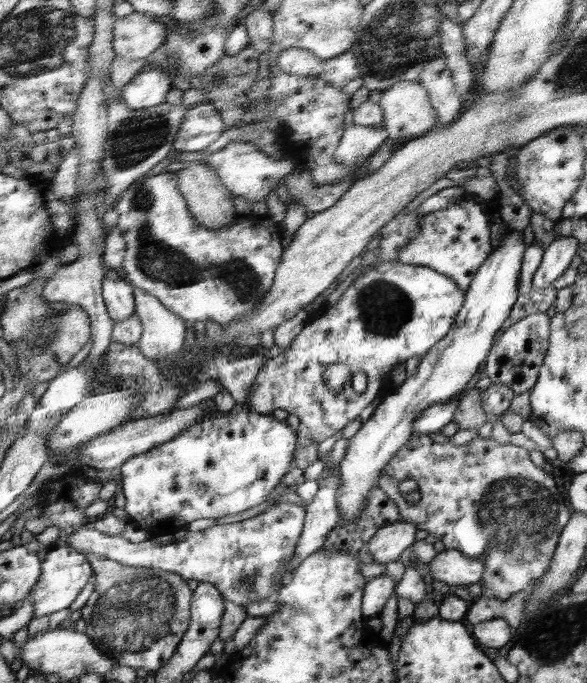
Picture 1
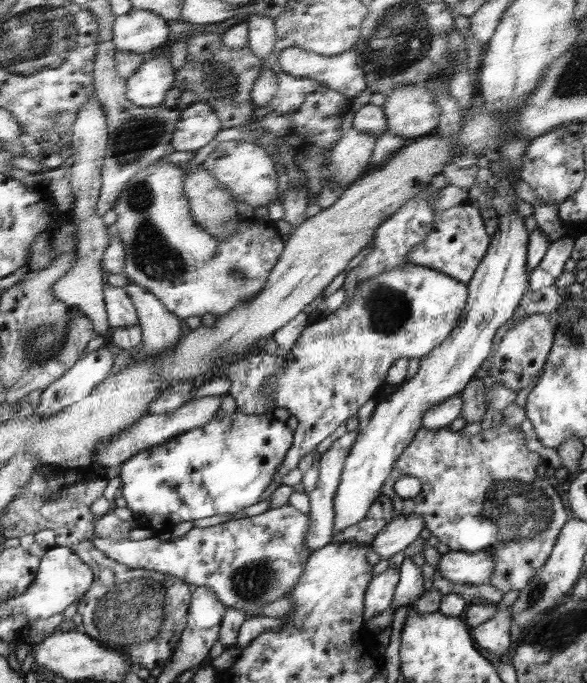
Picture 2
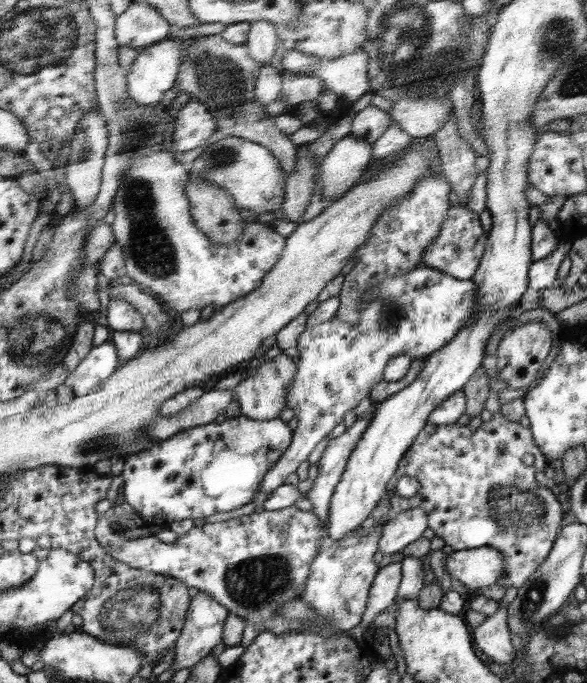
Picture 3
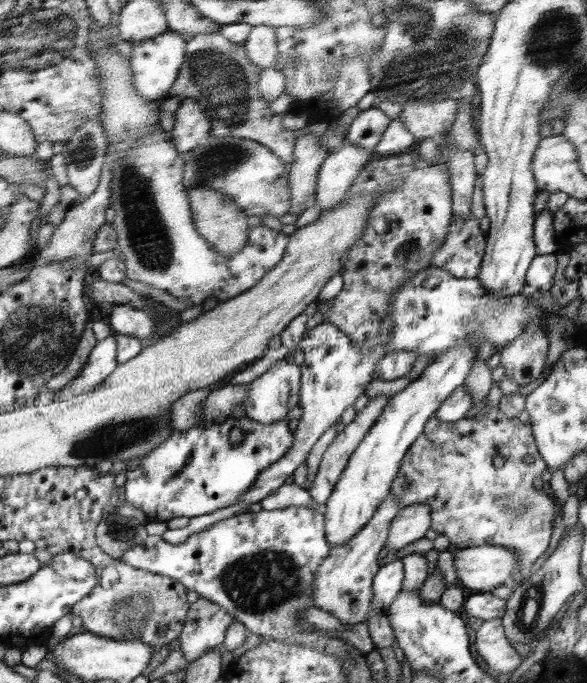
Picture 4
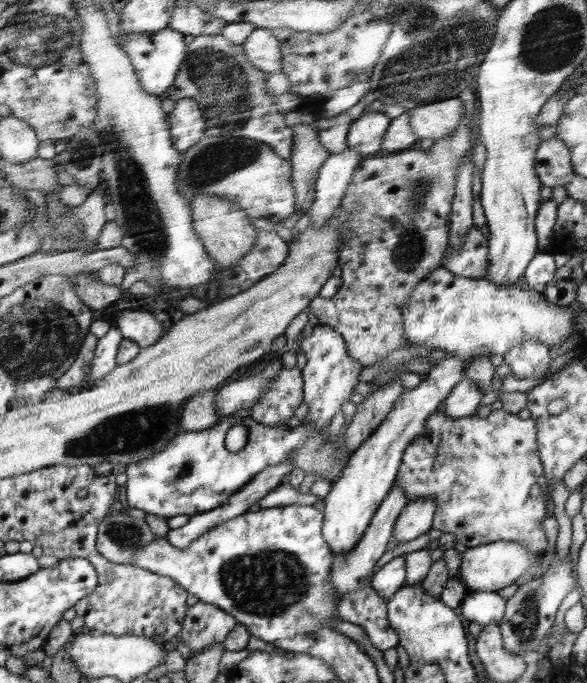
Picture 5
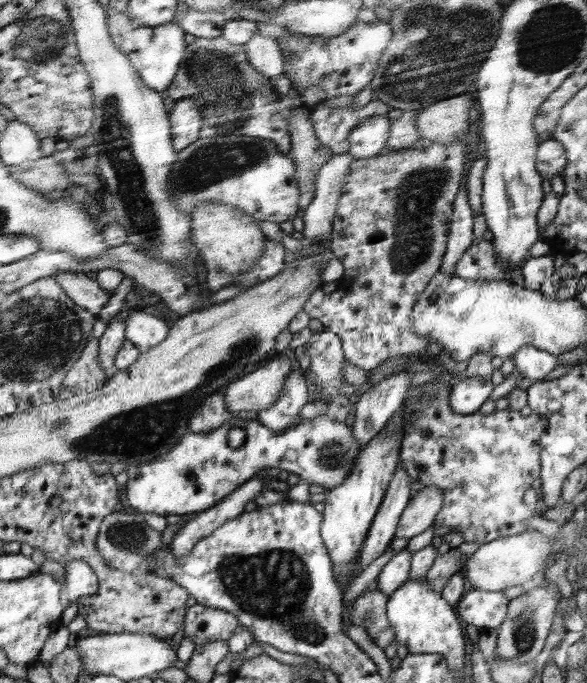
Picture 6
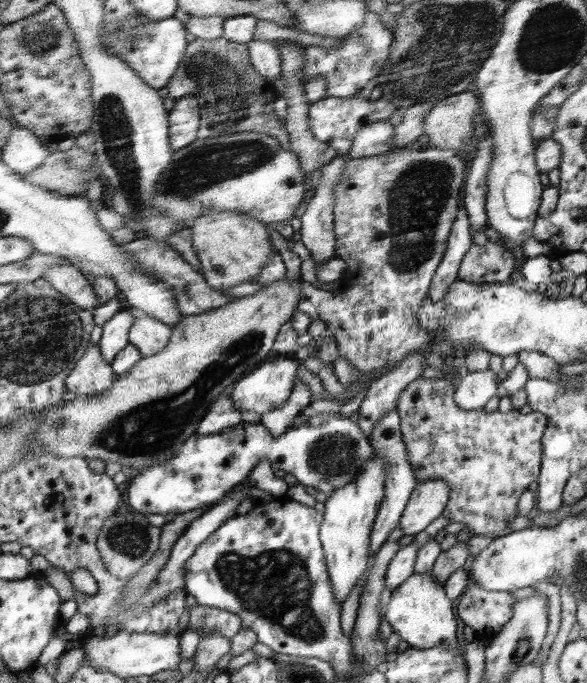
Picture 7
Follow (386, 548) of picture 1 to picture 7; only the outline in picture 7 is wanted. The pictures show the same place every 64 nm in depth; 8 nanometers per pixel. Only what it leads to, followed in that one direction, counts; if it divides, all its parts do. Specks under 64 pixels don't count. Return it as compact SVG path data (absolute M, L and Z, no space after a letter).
M442 479L418 482L399 520L404 536L418 535L436 520L450 502L451 487Z

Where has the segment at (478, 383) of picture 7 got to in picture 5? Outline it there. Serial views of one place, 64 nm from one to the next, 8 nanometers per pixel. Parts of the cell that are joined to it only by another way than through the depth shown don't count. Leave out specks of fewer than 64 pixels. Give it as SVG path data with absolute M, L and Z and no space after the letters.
M464 377L464 380L460 380L460 383L456 384L451 395L443 401L445 409L442 413L446 413L449 417L455 419L474 415L484 395L476 384L472 384L472 380Z

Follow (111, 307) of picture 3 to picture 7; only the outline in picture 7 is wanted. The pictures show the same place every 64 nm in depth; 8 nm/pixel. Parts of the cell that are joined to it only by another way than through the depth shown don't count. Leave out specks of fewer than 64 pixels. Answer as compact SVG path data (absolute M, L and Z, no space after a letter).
M140 313L134 316L134 325L129 330L129 343L139 348L143 358L160 352L168 344L172 333L166 324Z

